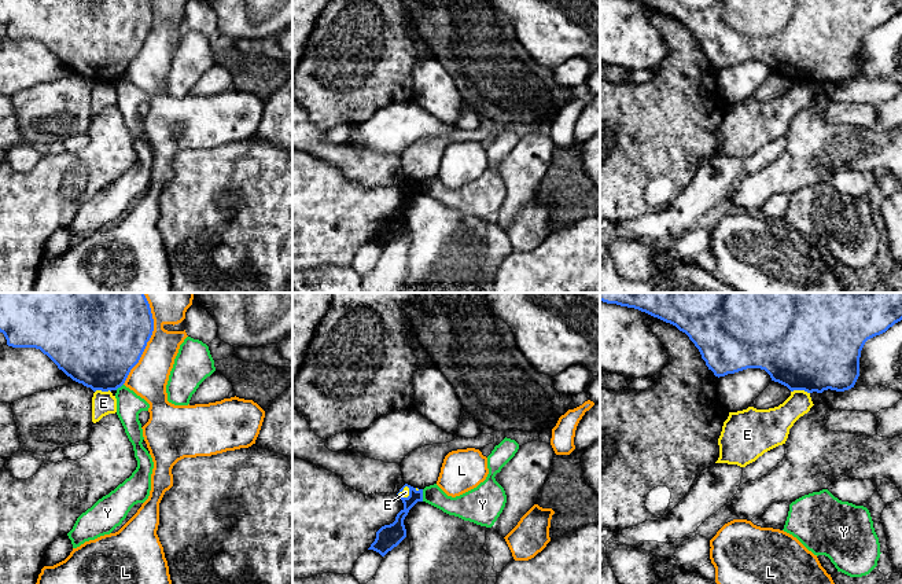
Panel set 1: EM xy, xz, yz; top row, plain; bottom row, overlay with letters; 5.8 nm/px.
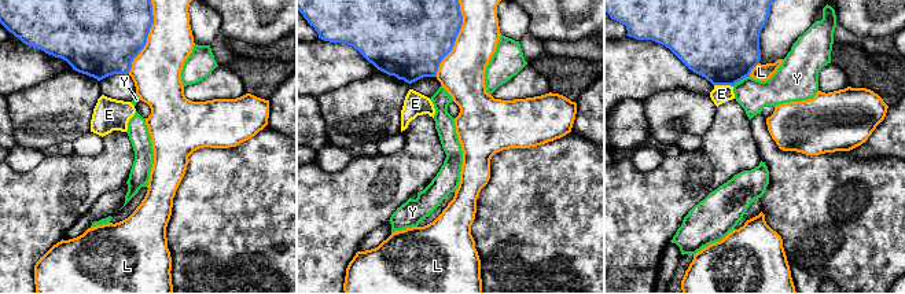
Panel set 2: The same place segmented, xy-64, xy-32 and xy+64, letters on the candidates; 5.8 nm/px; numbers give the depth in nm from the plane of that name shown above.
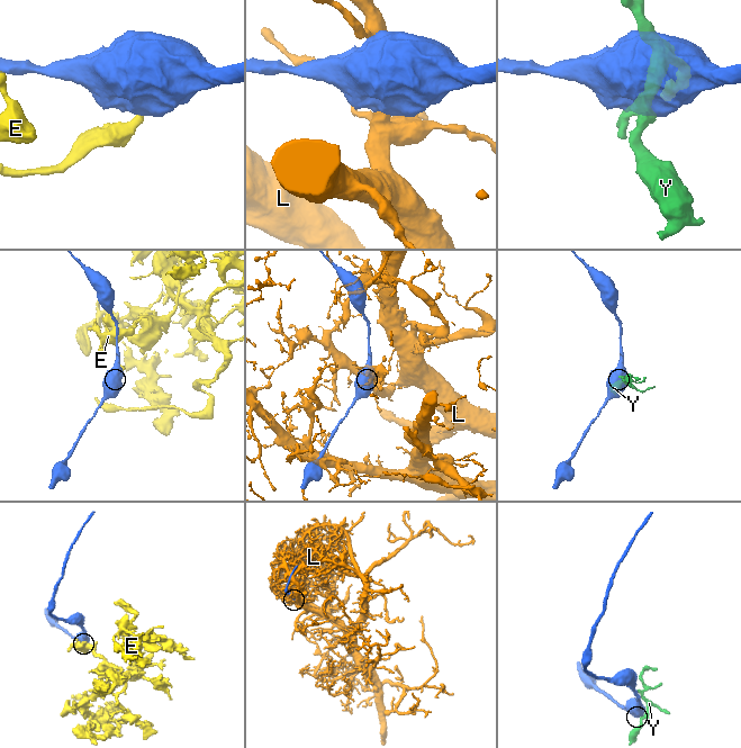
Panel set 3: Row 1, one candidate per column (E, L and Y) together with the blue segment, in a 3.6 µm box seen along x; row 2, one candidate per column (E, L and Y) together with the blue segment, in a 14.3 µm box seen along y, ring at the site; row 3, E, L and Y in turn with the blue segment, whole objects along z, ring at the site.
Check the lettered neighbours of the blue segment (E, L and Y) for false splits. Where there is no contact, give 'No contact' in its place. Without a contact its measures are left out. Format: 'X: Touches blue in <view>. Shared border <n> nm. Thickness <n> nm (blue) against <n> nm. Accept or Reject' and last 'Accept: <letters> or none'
E: Touches blue in yz. Shared border 110 nm. Thickness 500 nm (blue) against 180 nm. Reject
L: Touches blue in xy. Shared border 550 nm. Thickness 500 nm (blue) against 240 nm. Reject
Y: Touches blue in xz. Shared border 70 nm. Thickness 100 nm (blue) against 140 nm. Reject
Accept: none

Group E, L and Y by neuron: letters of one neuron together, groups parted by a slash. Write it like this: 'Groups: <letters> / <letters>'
Groups: E / L / Y

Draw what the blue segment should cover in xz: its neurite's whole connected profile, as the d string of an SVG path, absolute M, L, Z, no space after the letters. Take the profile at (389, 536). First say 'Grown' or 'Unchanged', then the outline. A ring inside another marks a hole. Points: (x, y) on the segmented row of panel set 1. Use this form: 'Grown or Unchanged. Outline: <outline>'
Unchanged. Outline: M405 484L400 492L402 492L405 486L409 488L409 496L400 496L404 503L404 508L397 514L393 524L384 525L376 532L376 539L368 548L379 552L382 557L384 557L406 537L404 519L417 502L423 502L423 489L417 491L416 488Z

